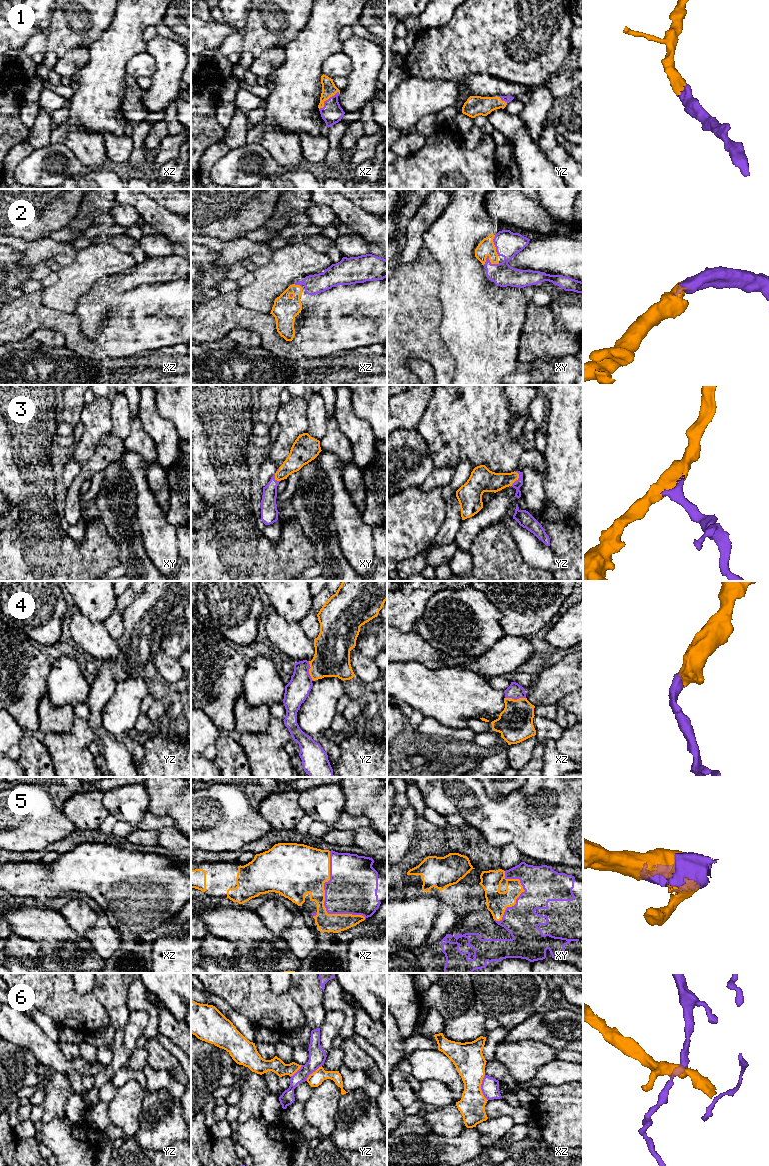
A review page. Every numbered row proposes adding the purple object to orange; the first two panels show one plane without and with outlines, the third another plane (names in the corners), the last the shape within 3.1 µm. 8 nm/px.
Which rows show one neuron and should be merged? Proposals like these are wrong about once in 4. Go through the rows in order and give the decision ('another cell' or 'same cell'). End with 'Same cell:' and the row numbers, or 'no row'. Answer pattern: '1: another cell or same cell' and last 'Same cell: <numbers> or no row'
1: same cell
2: same cell
3: same cell
4: same cell
5: same cell
6: another cell
Same cell: 1, 2, 3, 4, 5

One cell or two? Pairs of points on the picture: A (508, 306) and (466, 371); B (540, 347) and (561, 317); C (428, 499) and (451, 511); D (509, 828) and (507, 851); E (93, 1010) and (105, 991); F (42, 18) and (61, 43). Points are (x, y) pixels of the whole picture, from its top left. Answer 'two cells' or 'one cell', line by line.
A: one cell
B: two cells
C: two cells
D: two cells
E: two cells
F: two cells

